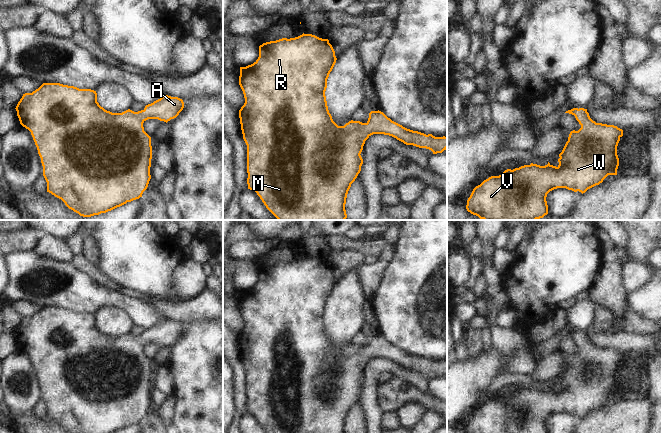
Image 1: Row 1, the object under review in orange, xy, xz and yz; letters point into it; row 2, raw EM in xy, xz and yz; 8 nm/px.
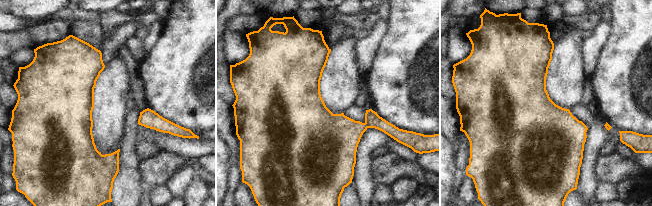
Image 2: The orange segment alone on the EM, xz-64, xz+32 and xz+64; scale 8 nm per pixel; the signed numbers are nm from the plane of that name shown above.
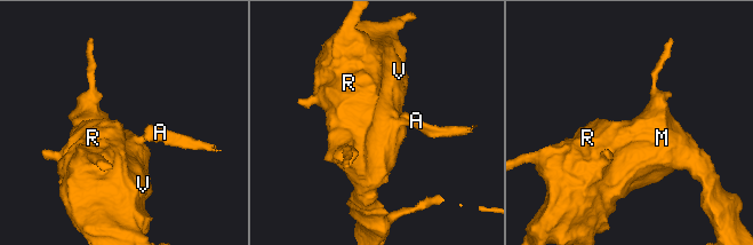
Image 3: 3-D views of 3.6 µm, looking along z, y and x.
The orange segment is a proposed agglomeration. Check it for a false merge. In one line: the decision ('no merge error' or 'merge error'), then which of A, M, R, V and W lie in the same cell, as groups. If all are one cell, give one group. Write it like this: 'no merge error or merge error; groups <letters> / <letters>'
no merge error; groups A M R V W

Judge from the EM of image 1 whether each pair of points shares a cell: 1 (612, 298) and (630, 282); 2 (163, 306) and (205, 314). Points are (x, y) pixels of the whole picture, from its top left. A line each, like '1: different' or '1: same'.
1: different
2: same

